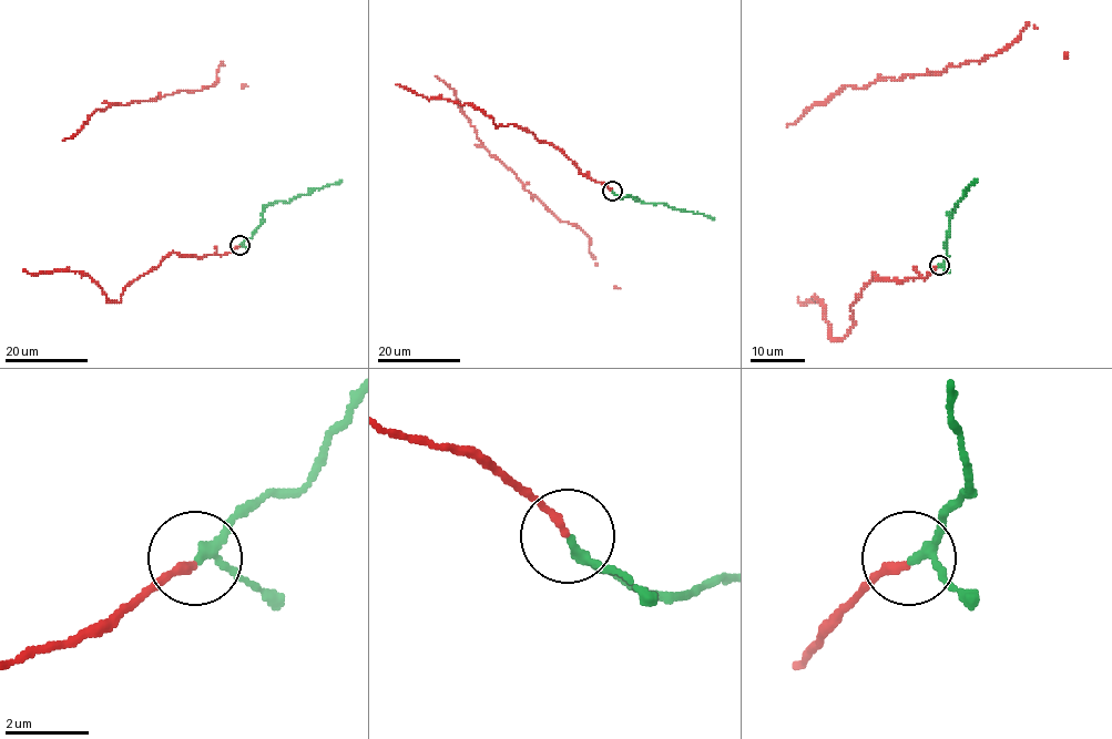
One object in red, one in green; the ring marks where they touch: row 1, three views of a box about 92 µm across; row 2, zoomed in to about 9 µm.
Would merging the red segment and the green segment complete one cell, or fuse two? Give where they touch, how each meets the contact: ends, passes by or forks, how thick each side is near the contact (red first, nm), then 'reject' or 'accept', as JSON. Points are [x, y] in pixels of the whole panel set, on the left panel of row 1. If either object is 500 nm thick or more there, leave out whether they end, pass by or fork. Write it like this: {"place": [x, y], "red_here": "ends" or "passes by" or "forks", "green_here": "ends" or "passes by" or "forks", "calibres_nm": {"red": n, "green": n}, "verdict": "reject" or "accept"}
{"place": [240, 245], "red_here": "ends", "green_here": "passes by", "calibres_nm": {"red": 180, "green": 160}, "verdict": "accept"}

